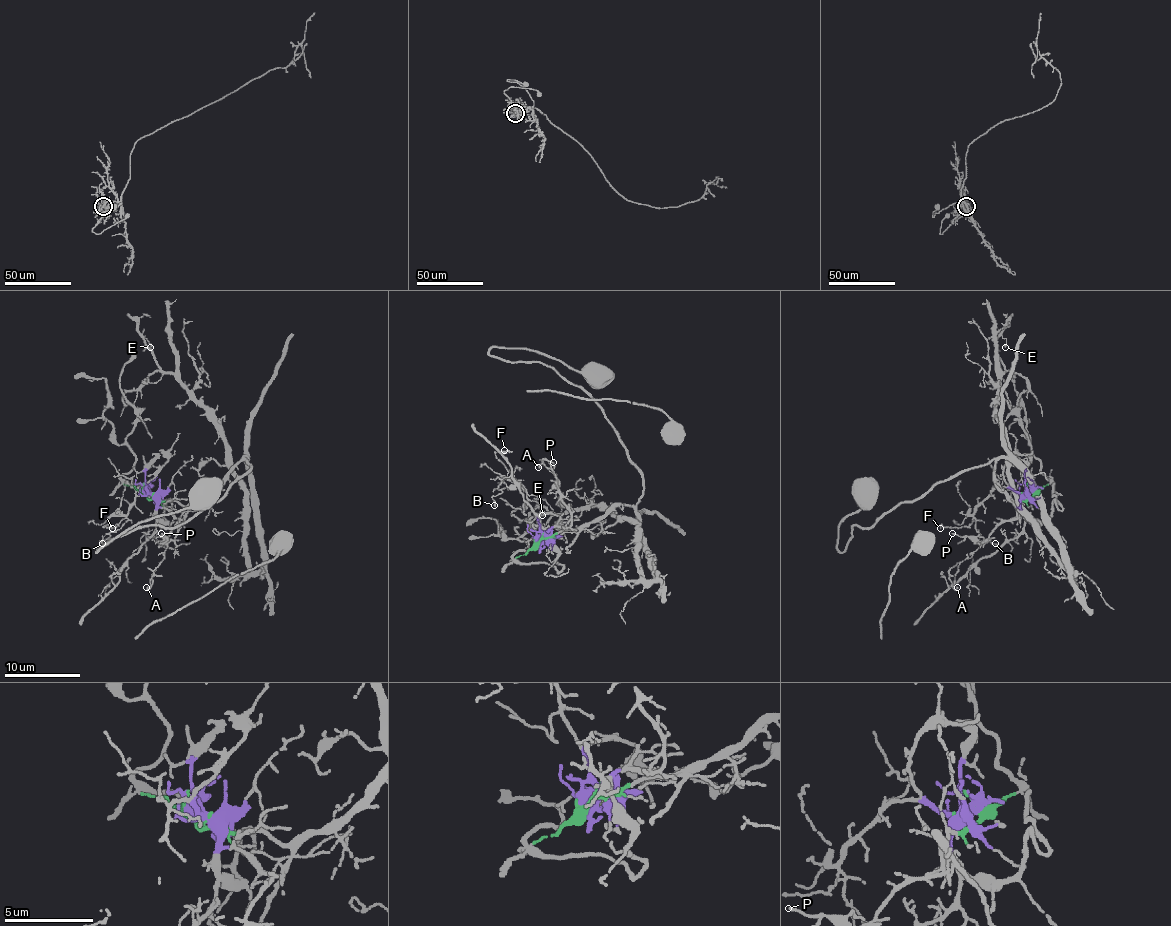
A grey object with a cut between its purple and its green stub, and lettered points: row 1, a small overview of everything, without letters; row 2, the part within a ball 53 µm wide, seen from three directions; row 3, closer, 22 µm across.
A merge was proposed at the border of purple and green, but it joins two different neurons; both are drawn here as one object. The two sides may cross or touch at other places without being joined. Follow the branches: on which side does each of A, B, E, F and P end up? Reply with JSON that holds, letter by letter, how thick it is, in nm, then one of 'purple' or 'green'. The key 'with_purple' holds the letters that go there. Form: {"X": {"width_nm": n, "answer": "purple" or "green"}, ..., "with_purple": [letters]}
{"A": {"width_nm": 120, "answer": "purple"}, "B": {"width_nm": 120, "answer": "purple"}, "E": {"width_nm": 120, "answer": "green"}, "F": {"width_nm": 110, "answer": "purple"}, "P": {"width_nm": 100, "answer": "purple"}, "with_purple": ["A", "B", "F", "P"]}

